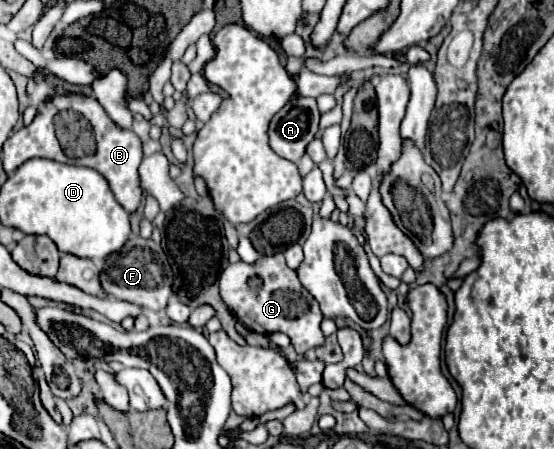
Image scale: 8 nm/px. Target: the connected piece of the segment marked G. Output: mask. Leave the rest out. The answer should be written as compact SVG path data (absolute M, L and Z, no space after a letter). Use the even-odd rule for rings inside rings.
M282 251L273 255L262 255L256 263L248 265L244 261L232 263L220 273L220 295L222 301L234 311L236 319L242 321L250 331L268 335L274 331L282 331L290 337L298 355L304 355L310 349L316 349L324 343L320 331L320 313L318 309L310 309L308 305L316 305L308 291L296 281L296 271L288 269ZM250 279L260 279L258 287L250 287Z

